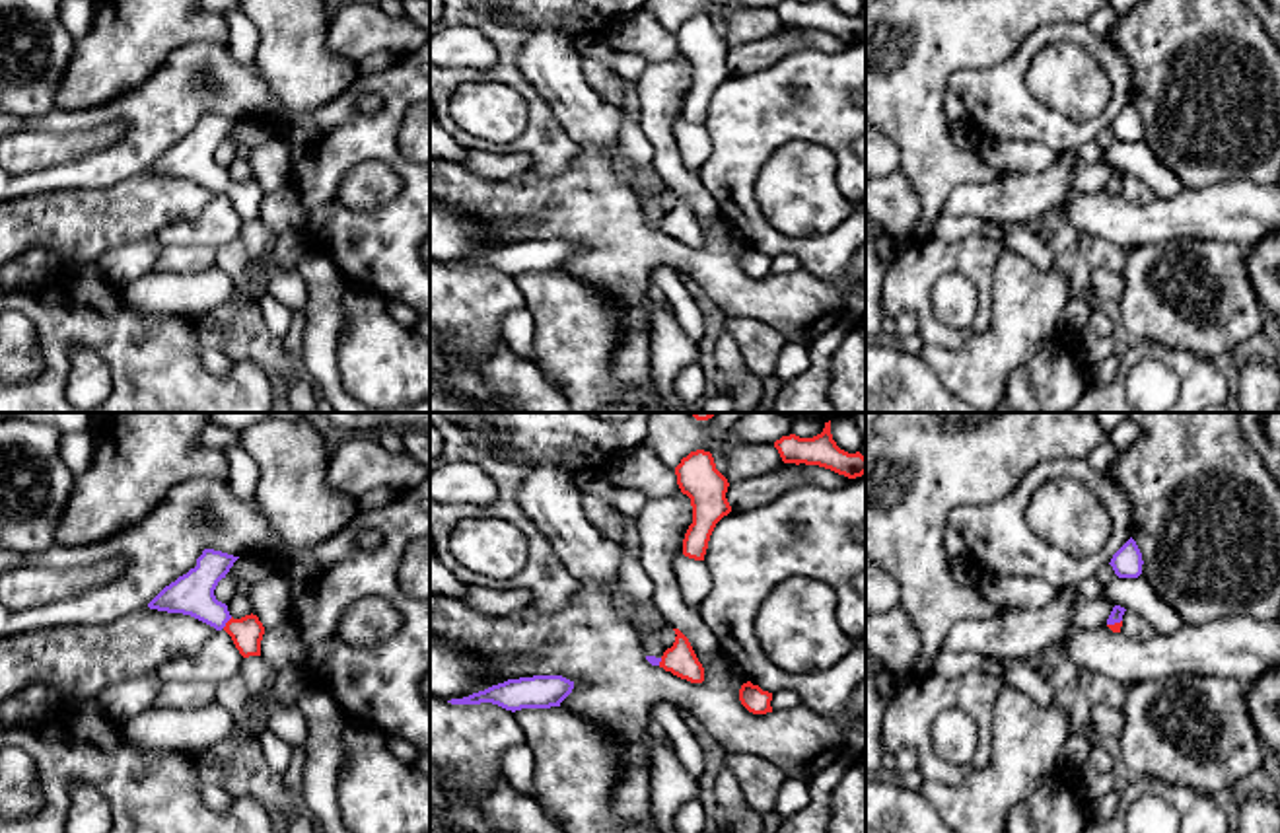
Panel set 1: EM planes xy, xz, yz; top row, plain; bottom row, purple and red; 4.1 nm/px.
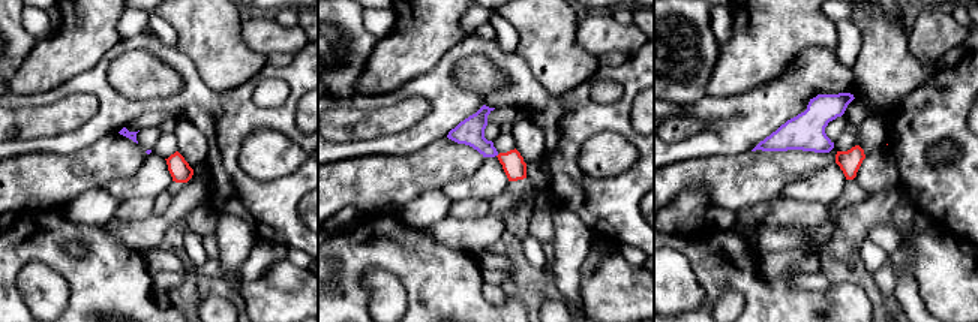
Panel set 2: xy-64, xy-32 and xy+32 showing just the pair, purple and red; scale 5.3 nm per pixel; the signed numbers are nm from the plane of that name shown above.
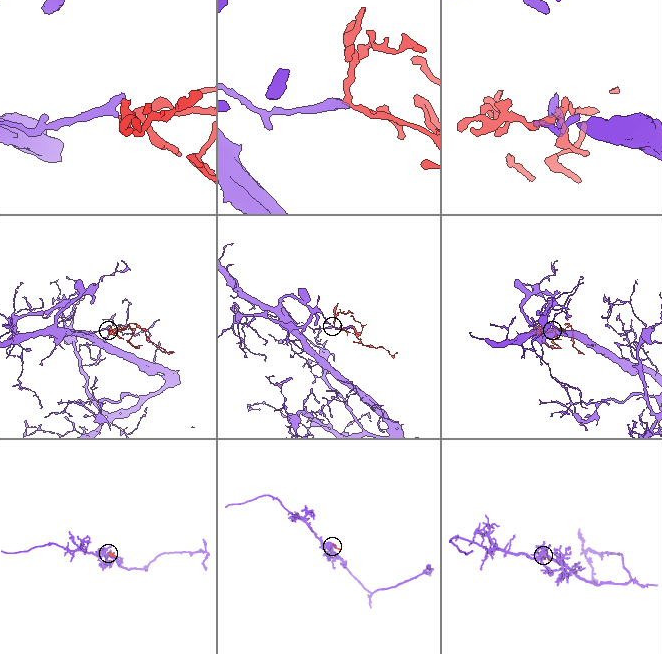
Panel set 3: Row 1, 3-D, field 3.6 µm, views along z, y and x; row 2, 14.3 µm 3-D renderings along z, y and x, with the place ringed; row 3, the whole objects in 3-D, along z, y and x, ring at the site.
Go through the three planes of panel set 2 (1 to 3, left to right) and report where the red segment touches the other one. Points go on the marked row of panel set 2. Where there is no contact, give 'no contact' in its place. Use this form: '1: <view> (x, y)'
1: no contact
2: no contact
3: no contact

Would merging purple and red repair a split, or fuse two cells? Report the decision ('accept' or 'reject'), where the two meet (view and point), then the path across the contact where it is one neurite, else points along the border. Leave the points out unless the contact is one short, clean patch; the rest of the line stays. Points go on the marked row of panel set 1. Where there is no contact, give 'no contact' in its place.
accept; meets purple in xy at (226, 621); runs through xy (191, 594), (226, 621), (248, 631)

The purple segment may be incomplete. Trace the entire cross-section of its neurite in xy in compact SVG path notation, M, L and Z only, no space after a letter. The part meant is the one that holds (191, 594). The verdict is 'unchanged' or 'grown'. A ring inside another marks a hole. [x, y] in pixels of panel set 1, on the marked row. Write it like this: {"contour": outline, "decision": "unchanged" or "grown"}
{"contour": "M204 549L196 566L165 586L150 609L191 615L216 631L226 631L243 658L261 656L265 627L257 615L233 619L228 605L218 601L214 590L239 557Z", "decision": "grown"}

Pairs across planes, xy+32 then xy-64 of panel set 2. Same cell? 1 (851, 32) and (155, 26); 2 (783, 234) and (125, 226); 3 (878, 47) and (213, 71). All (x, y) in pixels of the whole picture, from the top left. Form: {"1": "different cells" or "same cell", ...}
{"1": "same cell", "2": "same cell", "3": "same cell"}

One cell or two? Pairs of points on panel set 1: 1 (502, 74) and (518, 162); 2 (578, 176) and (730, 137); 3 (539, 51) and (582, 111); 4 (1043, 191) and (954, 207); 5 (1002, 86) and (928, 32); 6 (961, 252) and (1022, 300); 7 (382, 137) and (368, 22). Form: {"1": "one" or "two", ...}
{"1": "two", "2": "two", "3": "one", "4": "one", "5": "two", "6": "two", "7": "two"}

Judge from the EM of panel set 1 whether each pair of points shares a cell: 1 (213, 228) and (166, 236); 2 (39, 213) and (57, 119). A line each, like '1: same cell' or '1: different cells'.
1: same cell
2: different cells

